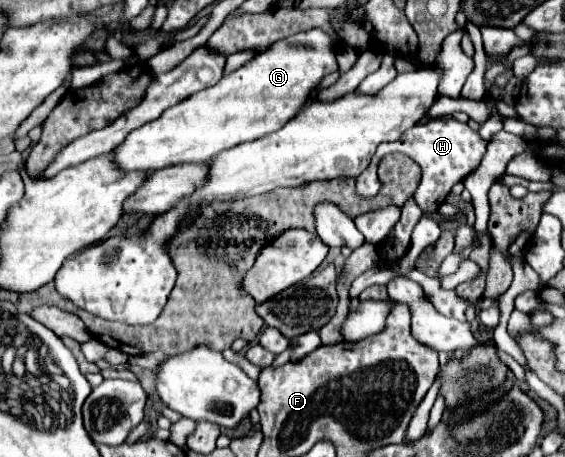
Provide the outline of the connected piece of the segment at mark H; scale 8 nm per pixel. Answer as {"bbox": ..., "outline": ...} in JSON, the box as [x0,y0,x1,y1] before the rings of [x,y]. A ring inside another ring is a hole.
{"bbox":[357,117,487,213],"outline":[[[437,117],[429,121],[417,123],[413,129],[407,129],[399,141],[395,143],[381,143],[377,153],[373,155],[369,167],[357,177],[357,193],[363,197],[371,197],[379,191],[379,179],[377,179],[377,165],[387,153],[405,153],[409,155],[419,167],[421,167],[421,183],[415,191],[415,199],[423,213],[433,213],[439,209],[439,205],[449,195],[451,187],[465,179],[471,171],[477,169],[483,153],[485,153],[487,141],[479,137],[477,131],[471,131],[467,123],[455,121],[453,117]]]}

